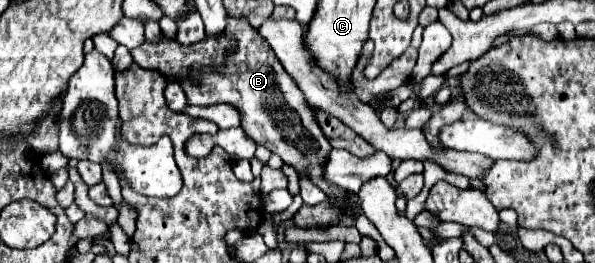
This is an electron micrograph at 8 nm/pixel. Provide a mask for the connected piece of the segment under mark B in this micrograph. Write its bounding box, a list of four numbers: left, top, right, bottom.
[132,16,362,218]

